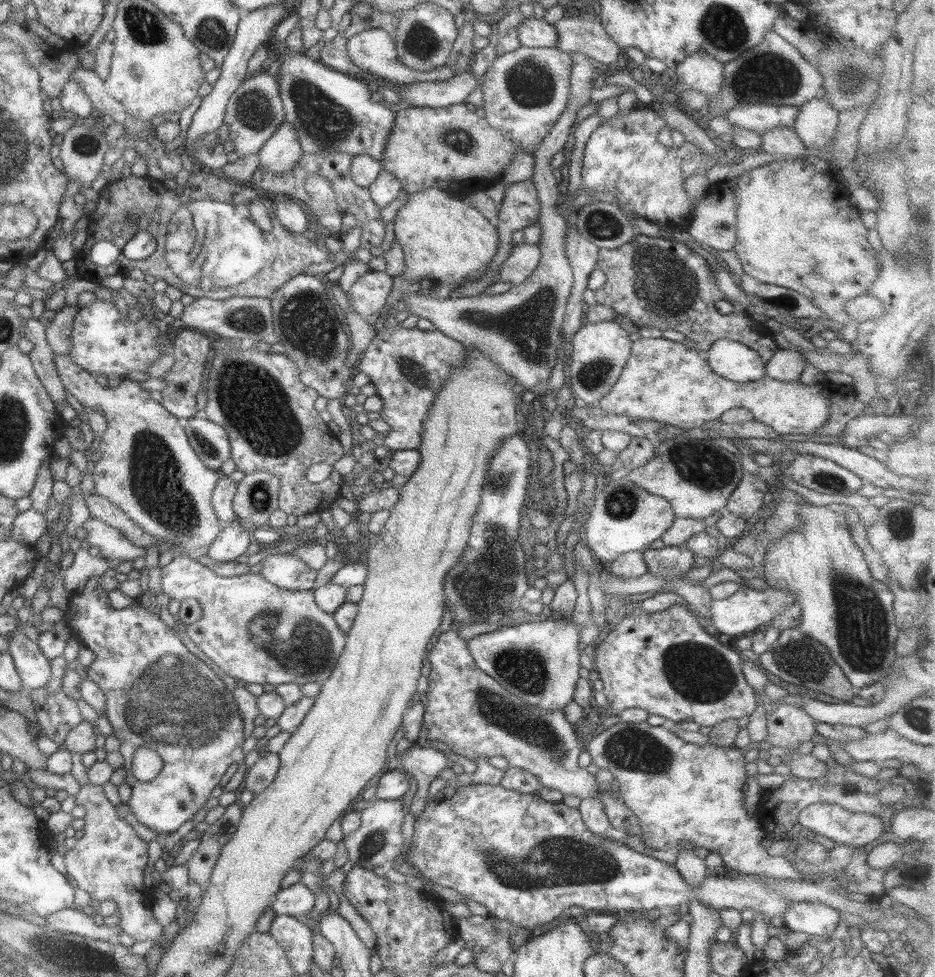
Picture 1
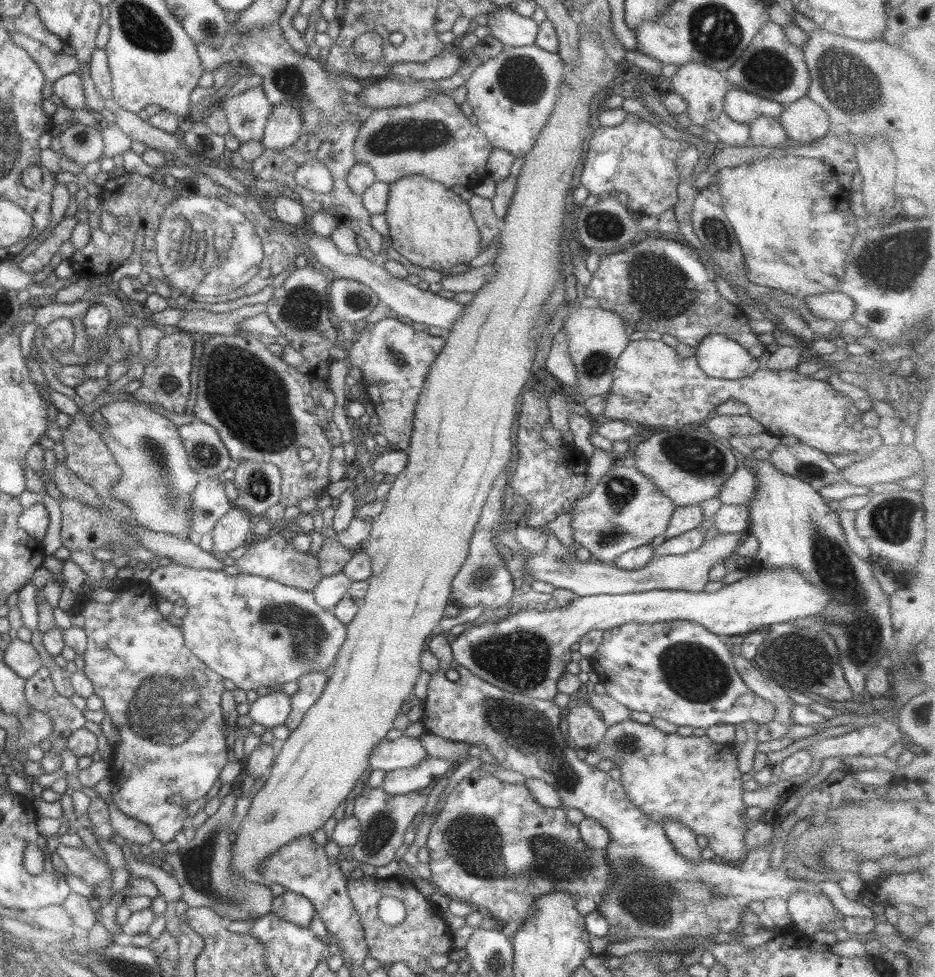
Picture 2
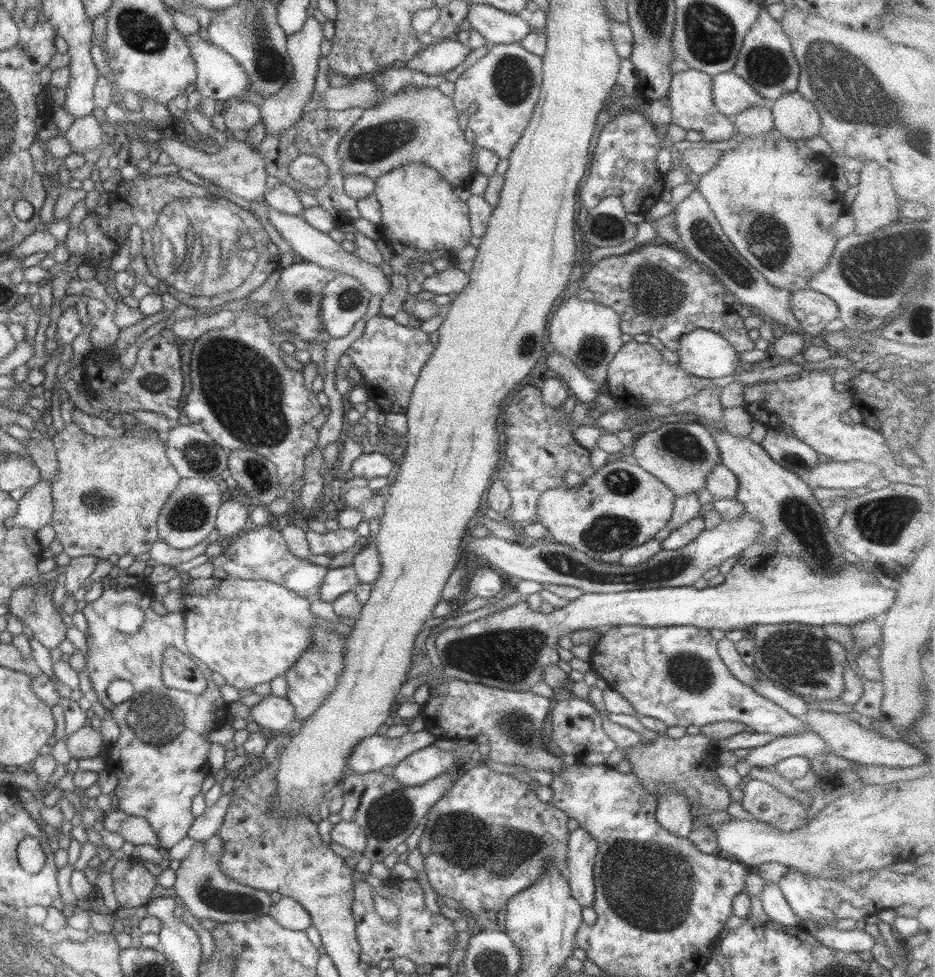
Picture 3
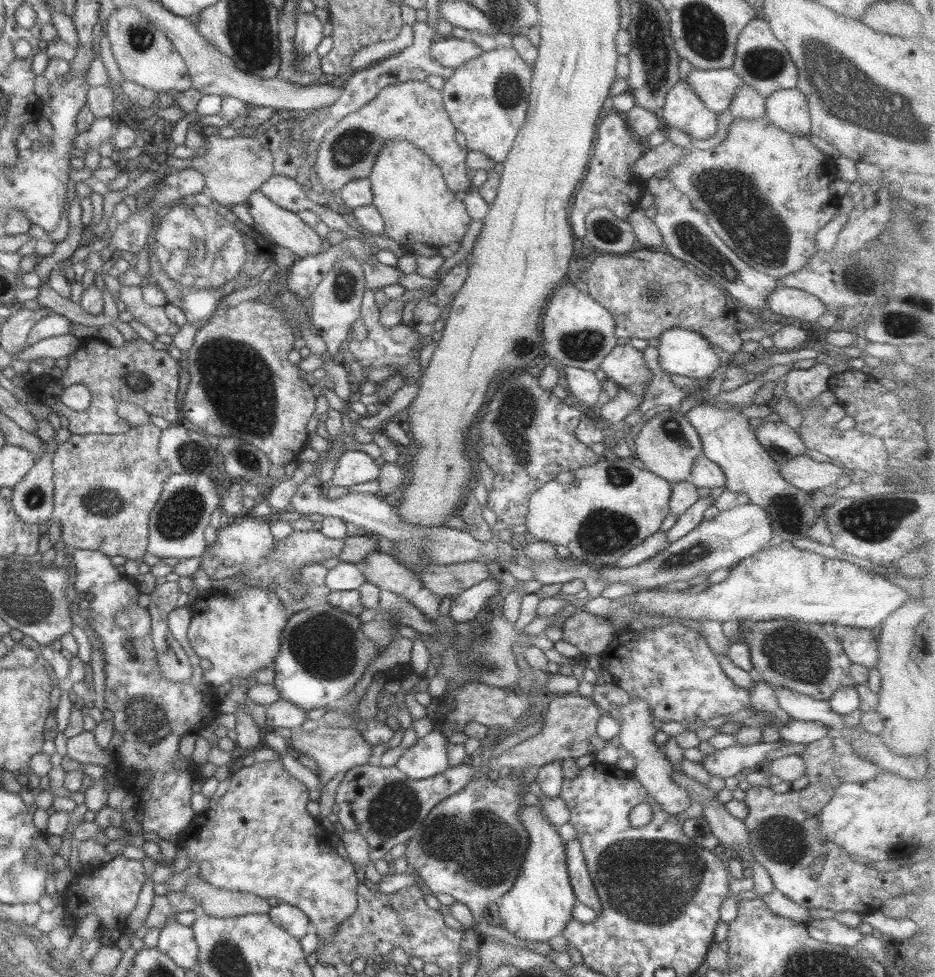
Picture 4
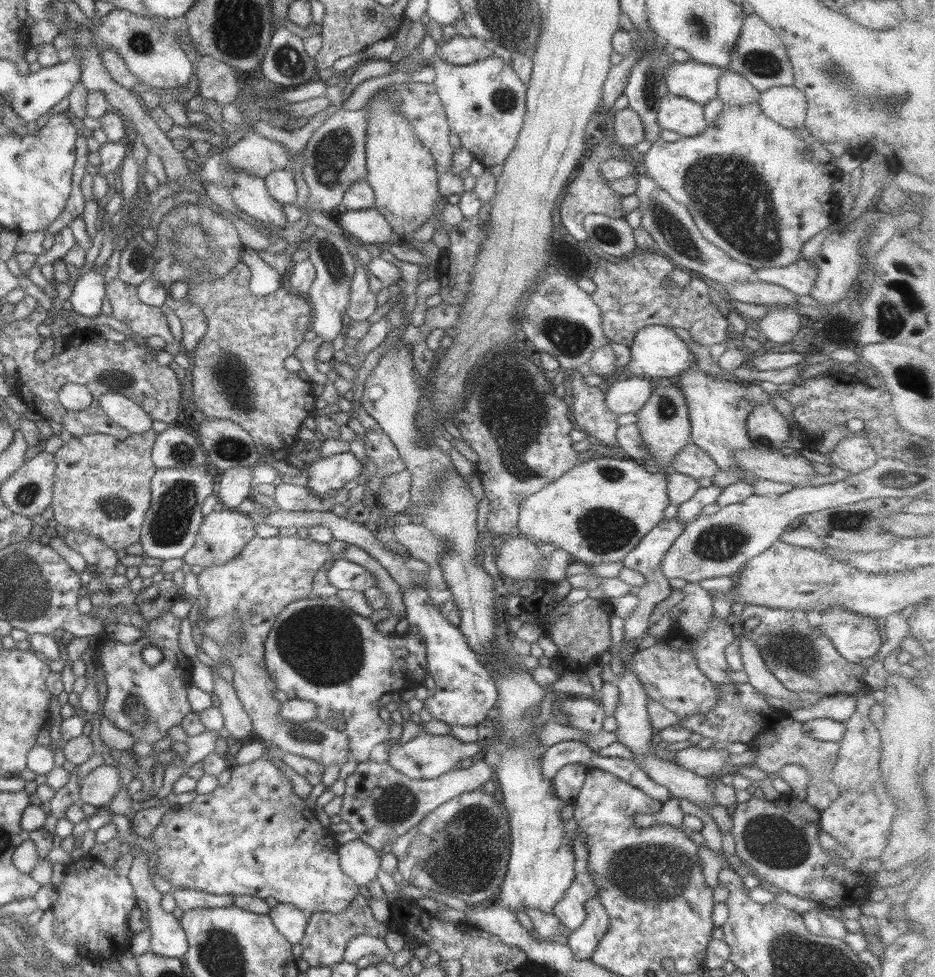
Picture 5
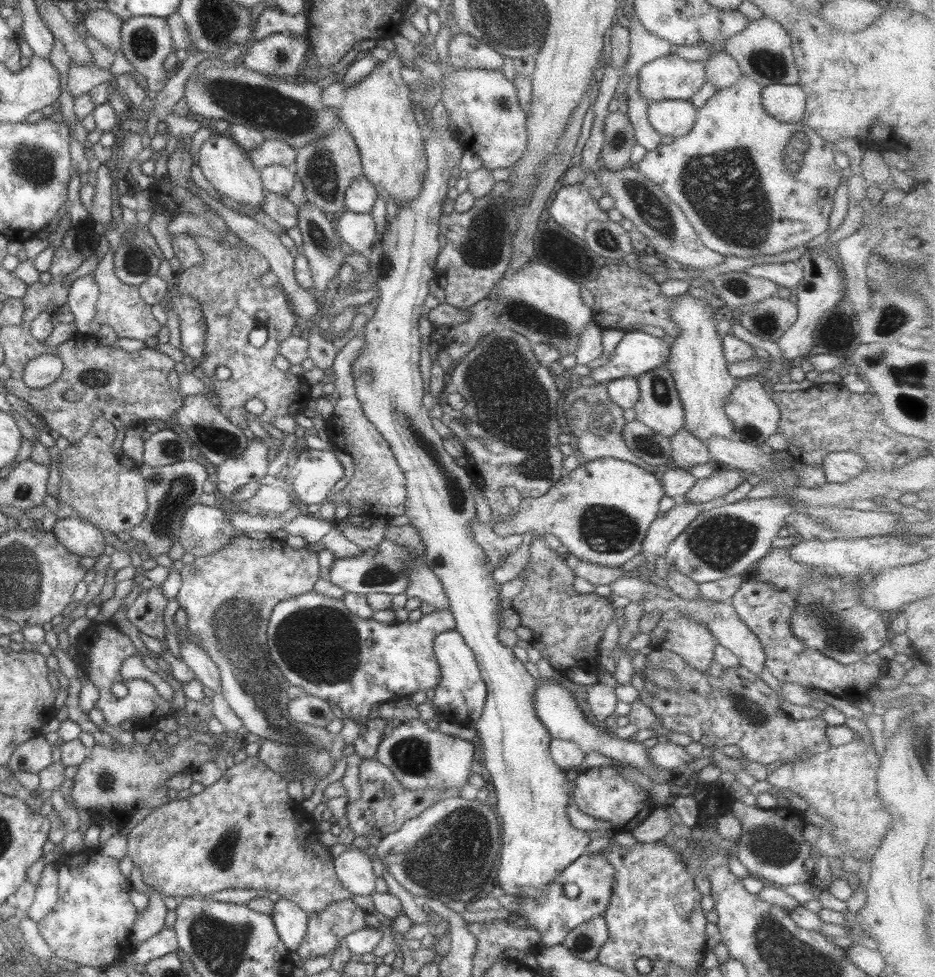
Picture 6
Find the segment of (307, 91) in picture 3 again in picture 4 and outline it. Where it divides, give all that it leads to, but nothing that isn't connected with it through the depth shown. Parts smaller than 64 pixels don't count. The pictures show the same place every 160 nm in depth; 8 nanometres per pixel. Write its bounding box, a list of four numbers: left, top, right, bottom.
[294,12,323,57]

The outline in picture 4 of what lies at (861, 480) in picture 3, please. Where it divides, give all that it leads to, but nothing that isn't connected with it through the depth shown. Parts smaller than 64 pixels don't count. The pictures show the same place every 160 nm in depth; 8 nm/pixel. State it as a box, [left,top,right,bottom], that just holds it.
[778,455,843,492]

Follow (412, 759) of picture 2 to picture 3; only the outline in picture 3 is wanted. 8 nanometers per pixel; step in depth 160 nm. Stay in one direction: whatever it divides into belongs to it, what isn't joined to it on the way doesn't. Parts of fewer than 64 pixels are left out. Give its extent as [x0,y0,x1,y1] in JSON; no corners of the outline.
[345,730,436,774]

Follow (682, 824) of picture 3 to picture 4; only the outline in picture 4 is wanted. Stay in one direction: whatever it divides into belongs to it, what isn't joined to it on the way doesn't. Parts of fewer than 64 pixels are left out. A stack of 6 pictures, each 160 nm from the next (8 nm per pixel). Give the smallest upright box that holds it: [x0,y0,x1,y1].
[606,698,690,817]

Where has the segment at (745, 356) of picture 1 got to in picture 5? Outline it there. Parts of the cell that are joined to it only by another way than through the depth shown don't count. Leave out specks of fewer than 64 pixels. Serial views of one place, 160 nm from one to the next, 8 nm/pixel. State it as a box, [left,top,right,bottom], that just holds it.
[620,325,695,381]

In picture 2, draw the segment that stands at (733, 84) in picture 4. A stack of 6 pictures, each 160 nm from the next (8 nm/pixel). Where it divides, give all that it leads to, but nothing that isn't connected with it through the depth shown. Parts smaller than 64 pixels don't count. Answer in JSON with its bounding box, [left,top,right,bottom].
[723,86,782,125]

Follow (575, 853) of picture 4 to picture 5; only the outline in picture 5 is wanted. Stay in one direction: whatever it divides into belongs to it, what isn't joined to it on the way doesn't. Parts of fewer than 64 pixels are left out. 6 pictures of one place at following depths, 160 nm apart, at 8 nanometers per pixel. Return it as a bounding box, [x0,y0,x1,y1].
[567,895,609,960]

